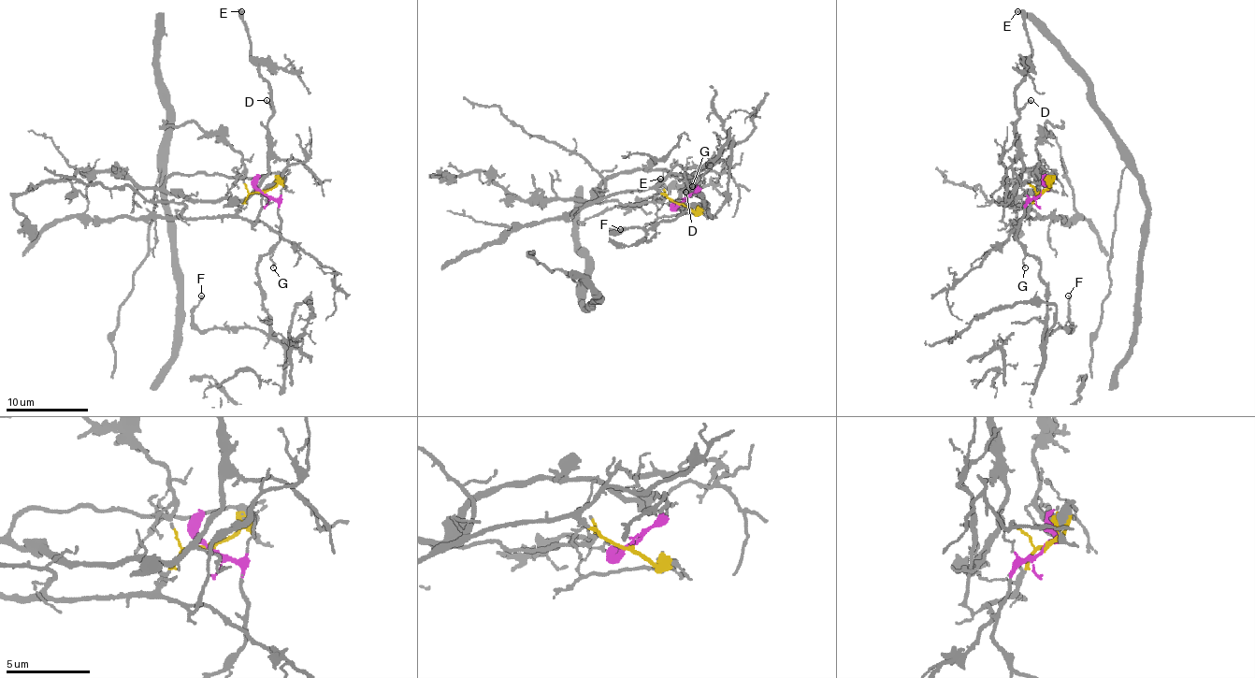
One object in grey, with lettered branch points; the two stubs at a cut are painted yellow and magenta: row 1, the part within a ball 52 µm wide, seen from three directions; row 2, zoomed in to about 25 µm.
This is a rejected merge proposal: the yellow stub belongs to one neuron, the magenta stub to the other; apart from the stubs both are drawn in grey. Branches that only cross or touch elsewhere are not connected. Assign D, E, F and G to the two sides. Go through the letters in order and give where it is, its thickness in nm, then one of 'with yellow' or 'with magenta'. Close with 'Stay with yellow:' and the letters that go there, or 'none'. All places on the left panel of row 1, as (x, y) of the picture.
D: (266, 100) | 150 nm | with yellow
E: (241, 11) | 380 nm | with yellow
F: (201, 295) | 140 nm | with magenta
G: (273, 267) | 110 nm | with magenta
Stay with yellow: D, E

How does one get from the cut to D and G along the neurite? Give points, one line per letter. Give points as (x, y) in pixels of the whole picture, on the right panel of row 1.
D: (1042, 193), (1025, 209), (1011, 209), (1006, 205), (1008, 194), (1023, 172), (1023, 149), (1015, 120), (1031, 99)
G: (1042, 193), (1027, 205), (1018, 225), (1016, 240), (1025, 254), (1025, 266)

